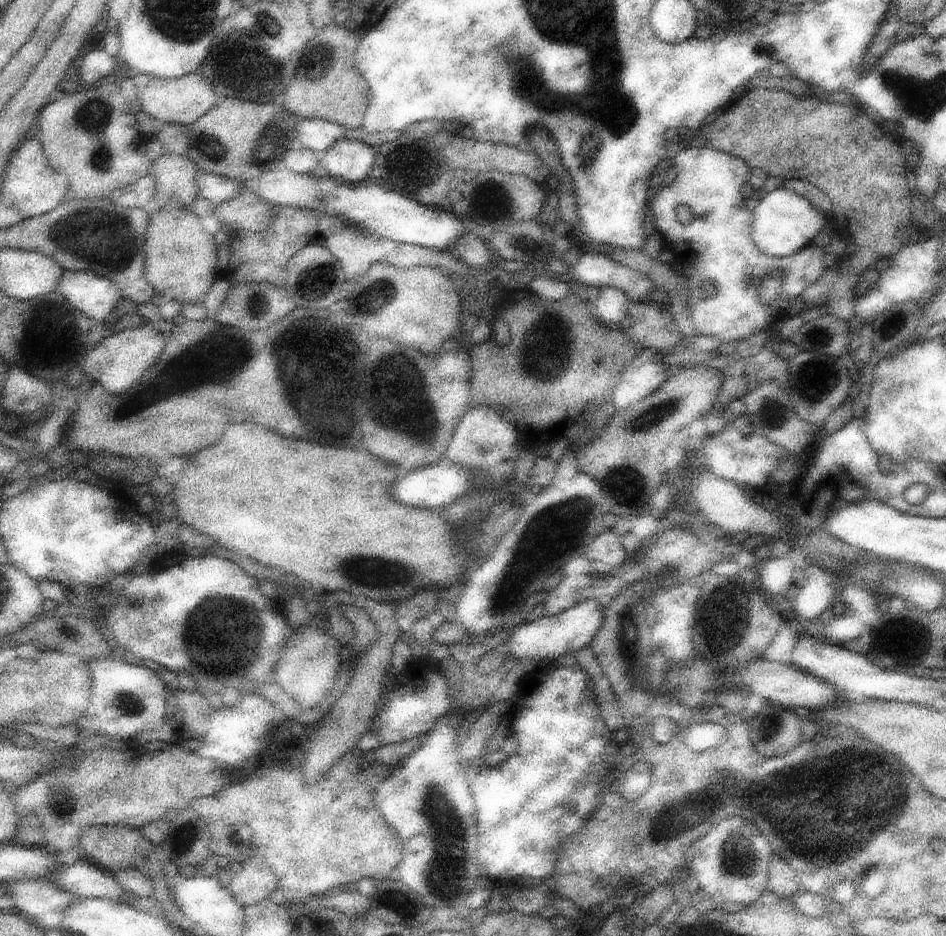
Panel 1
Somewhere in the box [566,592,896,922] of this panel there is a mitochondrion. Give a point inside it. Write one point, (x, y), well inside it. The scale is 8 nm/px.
(678, 819)

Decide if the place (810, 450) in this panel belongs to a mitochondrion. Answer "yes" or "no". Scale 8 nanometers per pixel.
no

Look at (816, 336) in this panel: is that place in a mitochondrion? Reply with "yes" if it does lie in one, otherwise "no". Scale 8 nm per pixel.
no

